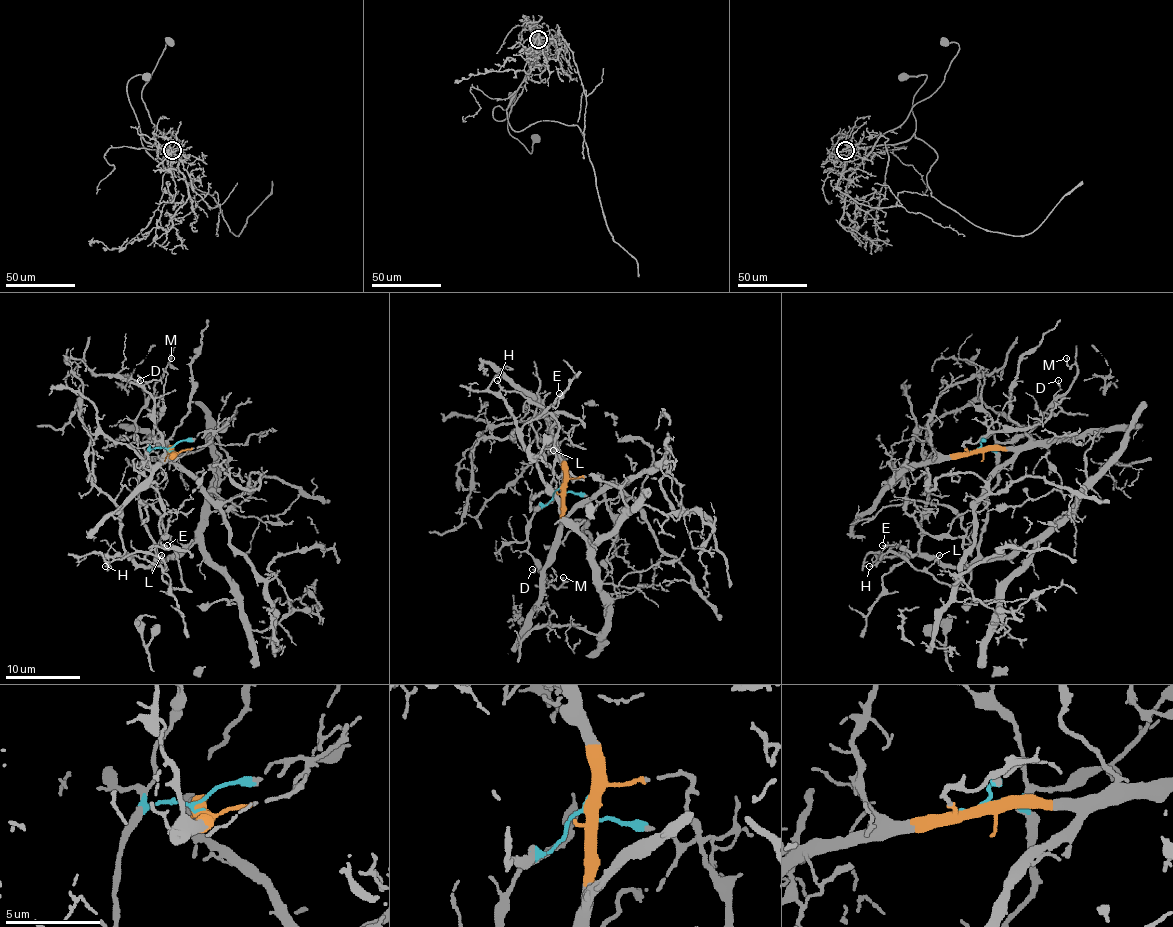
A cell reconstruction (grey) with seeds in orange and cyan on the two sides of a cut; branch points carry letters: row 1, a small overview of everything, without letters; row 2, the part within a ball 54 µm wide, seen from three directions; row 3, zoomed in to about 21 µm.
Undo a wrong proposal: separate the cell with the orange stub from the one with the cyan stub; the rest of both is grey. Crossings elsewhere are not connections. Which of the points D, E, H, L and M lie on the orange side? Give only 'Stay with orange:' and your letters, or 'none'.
Stay with orange: none

